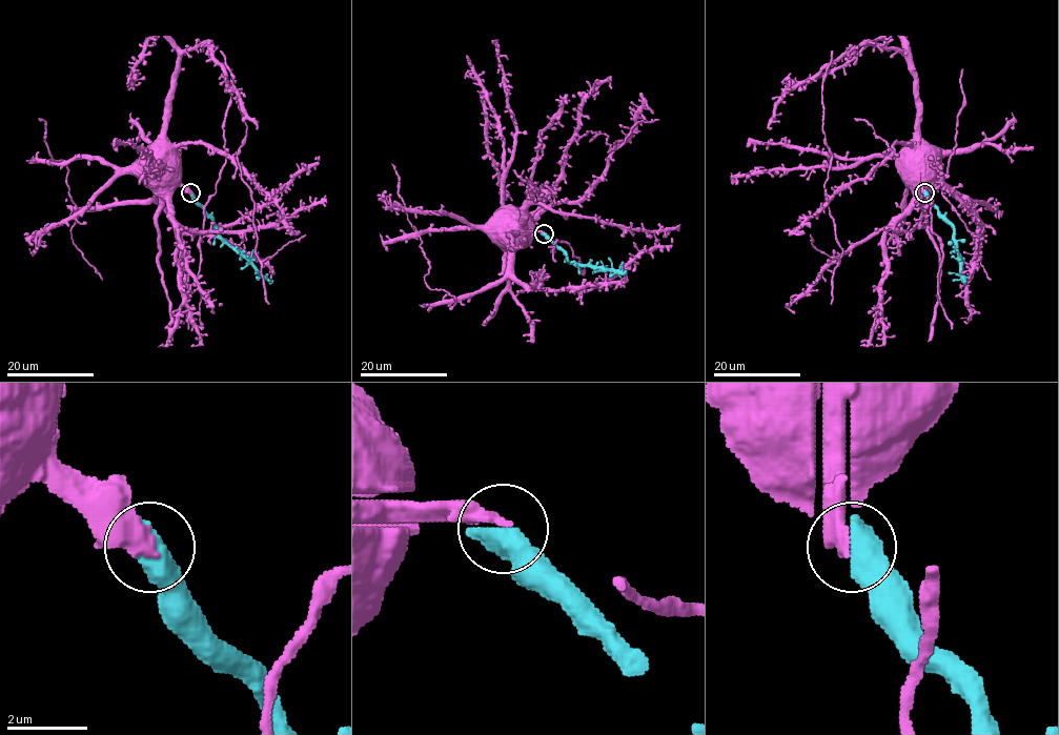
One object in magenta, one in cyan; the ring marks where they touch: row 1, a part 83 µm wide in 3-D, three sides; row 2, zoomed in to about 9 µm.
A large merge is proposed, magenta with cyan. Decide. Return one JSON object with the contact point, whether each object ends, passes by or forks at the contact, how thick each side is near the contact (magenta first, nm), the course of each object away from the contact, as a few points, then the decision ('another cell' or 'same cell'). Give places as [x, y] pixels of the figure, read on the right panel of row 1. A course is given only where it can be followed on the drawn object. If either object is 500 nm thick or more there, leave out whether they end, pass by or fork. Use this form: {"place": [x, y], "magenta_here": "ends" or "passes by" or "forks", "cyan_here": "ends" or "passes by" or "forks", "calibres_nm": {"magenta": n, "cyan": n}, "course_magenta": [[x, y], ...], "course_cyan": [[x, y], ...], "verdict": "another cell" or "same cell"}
{"place": [924, 192], "calibres_nm": {"magenta": 440, "cyan": 750}, "course_magenta": [[923, 192], [923, 181], [907, 166], [907, 161], [913, 164]], "course_cyan": [[924, 192], [953, 227], [961, 274], [960, 280], [953, 281]], "verdict": "same cell"}

